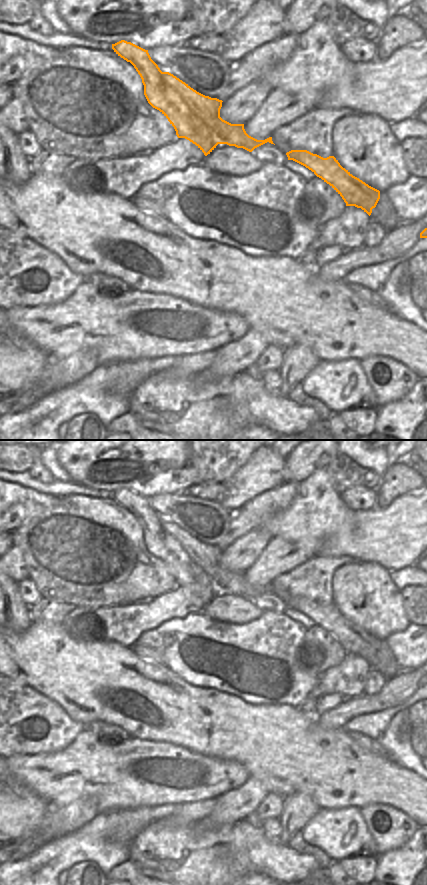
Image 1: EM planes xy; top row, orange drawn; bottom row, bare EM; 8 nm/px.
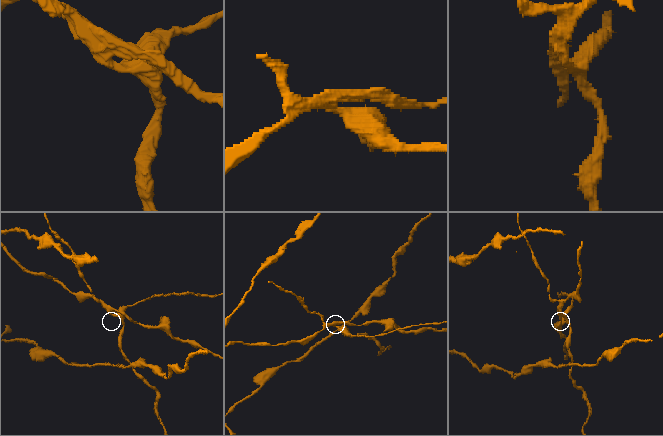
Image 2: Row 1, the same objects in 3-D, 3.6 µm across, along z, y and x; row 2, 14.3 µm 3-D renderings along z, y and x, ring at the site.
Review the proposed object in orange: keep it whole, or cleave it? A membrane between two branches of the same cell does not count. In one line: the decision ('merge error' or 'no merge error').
merge error

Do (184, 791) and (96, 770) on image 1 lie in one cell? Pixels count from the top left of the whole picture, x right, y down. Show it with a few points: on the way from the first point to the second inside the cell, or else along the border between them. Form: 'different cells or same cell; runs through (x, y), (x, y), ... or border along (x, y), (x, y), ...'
same cell; runs through (162, 787), (141, 784), (132, 777), (118, 777)

